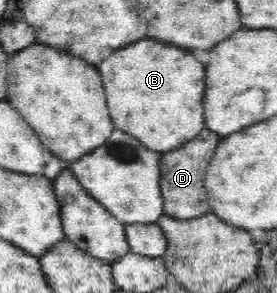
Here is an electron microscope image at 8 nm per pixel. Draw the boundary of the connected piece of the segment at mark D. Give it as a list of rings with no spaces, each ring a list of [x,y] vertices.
[[[206,128],[206,130],[202,130],[202,134],[198,138],[190,140],[188,144],[184,144],[172,152],[162,153],[160,187],[164,199],[163,214],[176,217],[181,221],[187,221],[211,212],[208,208],[208,196],[204,189],[204,180],[208,164],[216,152],[218,142],[220,142],[220,138]]]

